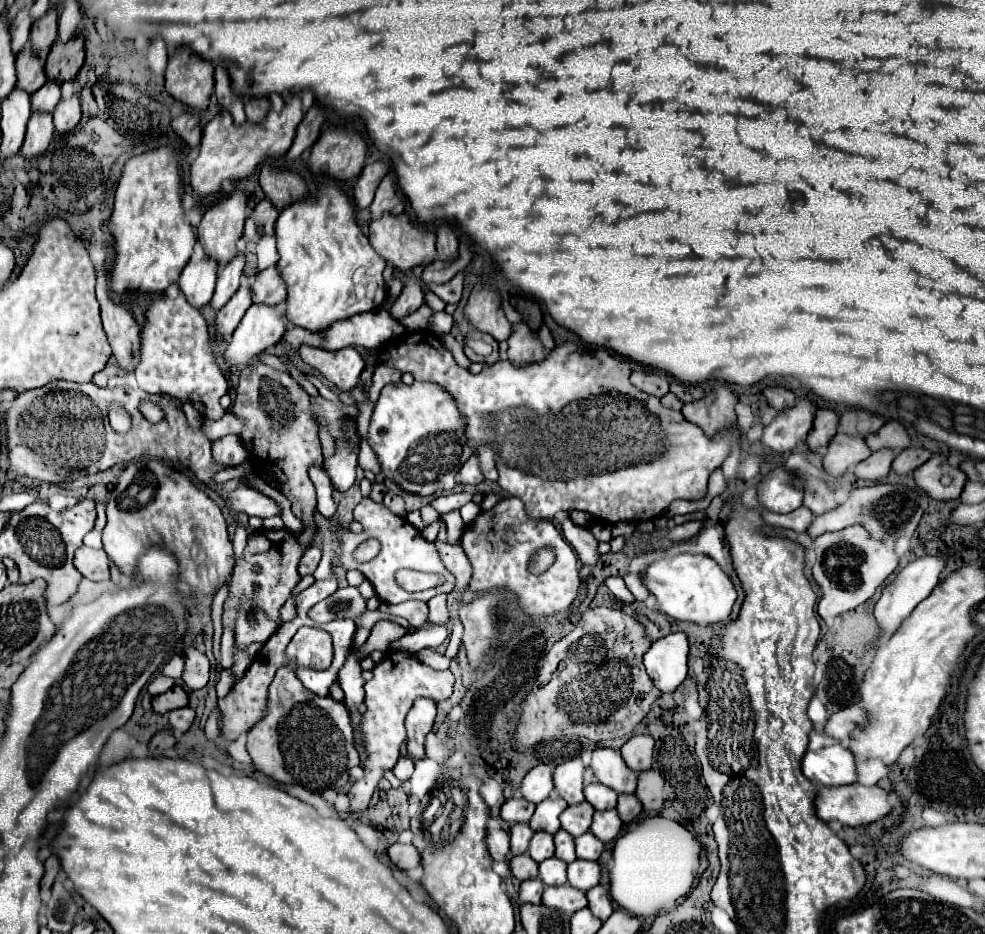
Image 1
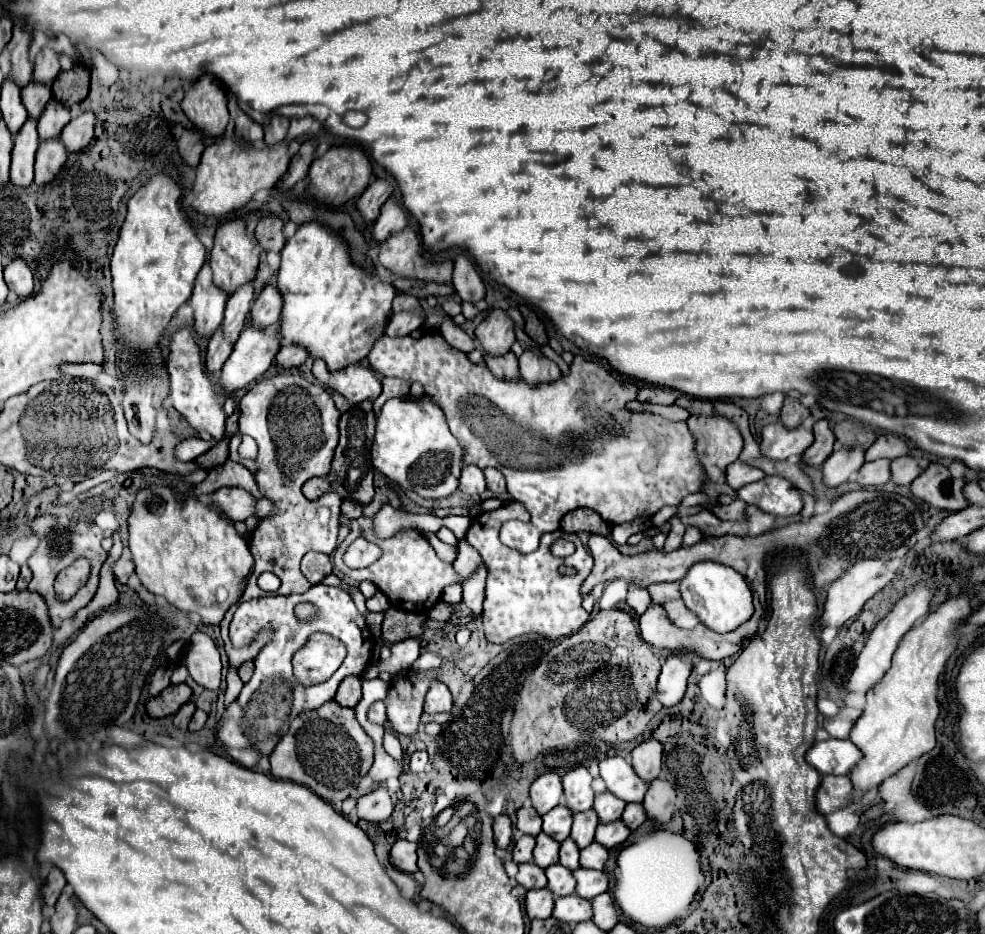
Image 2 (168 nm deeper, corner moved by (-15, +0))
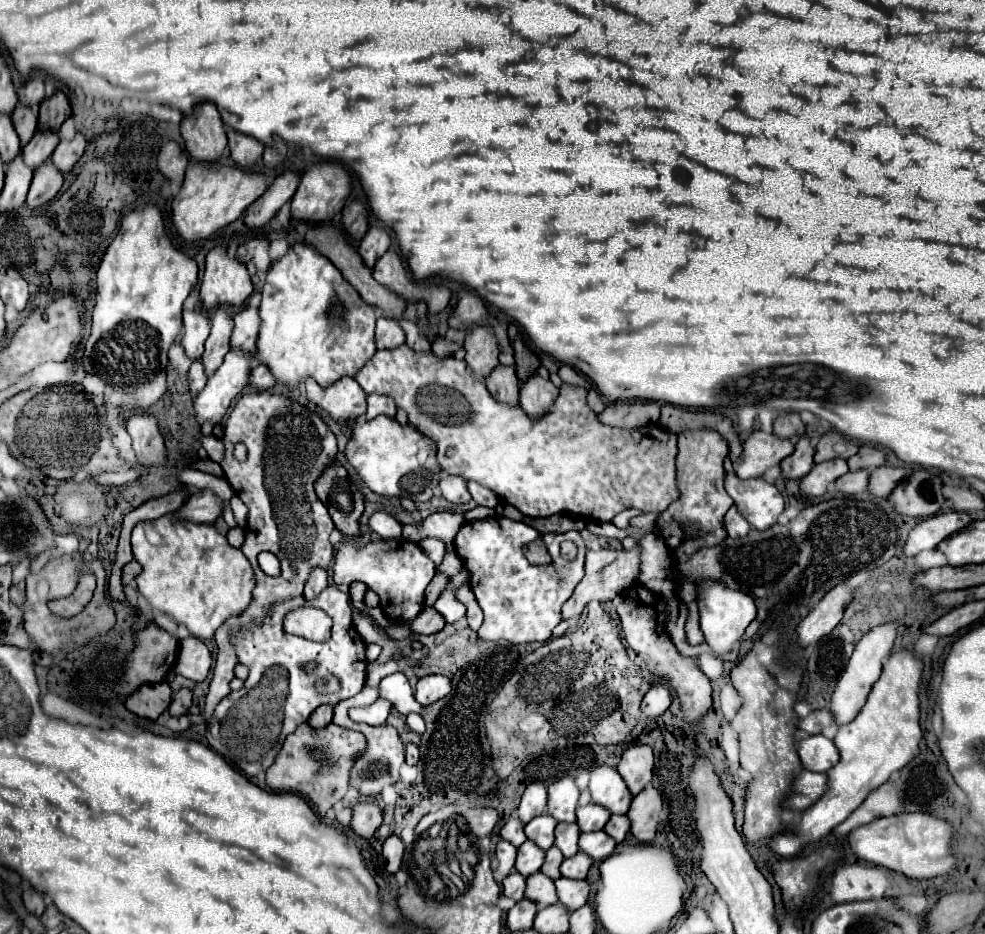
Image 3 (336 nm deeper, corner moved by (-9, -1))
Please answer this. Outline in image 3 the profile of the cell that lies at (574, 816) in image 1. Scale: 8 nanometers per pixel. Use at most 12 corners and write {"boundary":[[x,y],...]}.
{"boundary":[[558,824],[554,846],[564,858],[578,852],[580,830],[576,824]]}

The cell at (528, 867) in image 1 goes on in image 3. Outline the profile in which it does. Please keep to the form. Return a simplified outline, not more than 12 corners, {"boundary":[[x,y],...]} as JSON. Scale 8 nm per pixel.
{"boundary":[[516,874],[504,878],[502,894],[520,902],[526,878]]}

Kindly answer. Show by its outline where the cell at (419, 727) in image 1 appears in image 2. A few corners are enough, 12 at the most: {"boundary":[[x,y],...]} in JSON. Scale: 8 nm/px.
{"boundary":[[432,683],[424,713],[436,715],[452,709],[452,695],[444,683]]}

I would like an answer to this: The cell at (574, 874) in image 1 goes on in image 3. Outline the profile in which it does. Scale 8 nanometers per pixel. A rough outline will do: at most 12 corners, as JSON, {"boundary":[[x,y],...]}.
{"boundary":[[558,878],[558,902],[570,912],[586,904],[586,880]]}

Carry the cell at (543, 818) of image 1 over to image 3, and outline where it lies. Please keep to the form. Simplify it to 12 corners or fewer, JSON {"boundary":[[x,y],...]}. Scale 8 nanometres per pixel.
{"boundary":[[542,814],[524,826],[524,834],[546,852],[554,844],[554,818]]}

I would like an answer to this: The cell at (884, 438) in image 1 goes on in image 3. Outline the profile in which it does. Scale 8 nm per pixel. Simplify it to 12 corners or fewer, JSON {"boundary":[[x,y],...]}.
{"boundary":[[864,444],[848,458],[848,468],[874,470],[882,466],[884,452]]}

